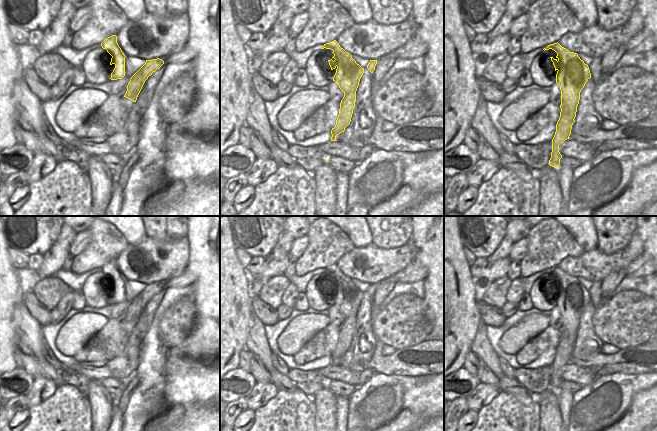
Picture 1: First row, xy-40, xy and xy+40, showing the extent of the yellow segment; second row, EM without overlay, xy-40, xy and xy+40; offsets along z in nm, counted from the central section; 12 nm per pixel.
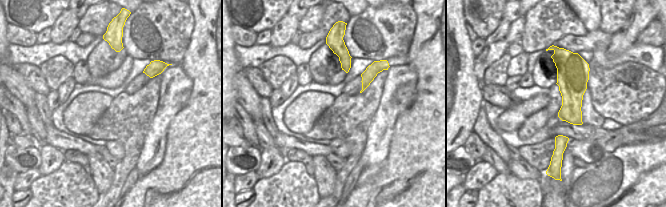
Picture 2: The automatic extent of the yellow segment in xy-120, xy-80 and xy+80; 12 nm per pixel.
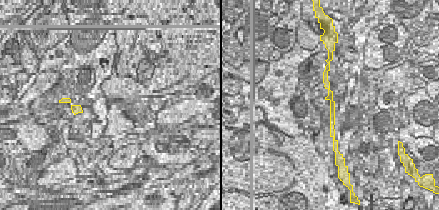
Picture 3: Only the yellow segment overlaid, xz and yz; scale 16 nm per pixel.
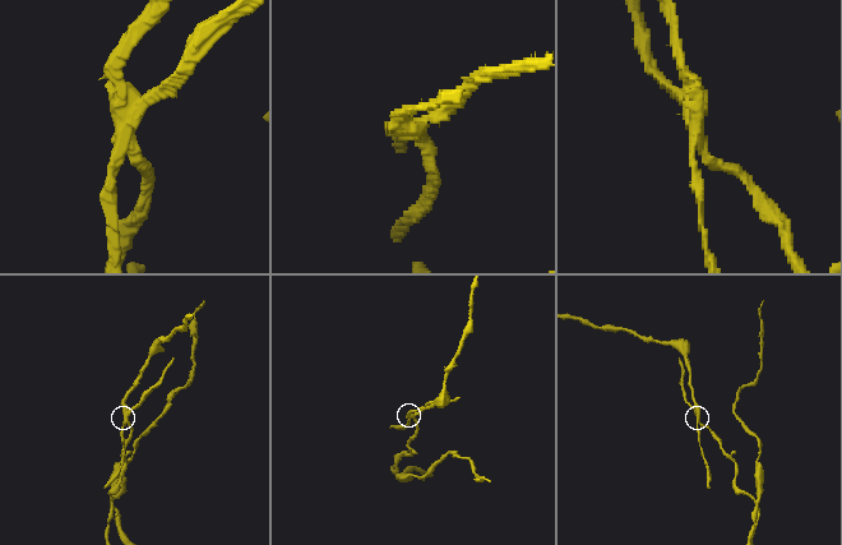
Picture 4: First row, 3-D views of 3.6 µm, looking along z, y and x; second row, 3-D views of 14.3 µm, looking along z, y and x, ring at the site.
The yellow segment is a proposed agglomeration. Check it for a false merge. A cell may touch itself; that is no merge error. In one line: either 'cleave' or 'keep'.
cleave

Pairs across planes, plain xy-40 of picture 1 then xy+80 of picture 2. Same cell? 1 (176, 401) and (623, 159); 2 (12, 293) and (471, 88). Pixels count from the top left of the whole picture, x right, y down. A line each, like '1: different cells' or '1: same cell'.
1: different cells
2: same cell

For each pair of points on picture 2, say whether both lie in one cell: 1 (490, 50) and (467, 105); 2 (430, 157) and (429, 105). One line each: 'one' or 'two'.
1: two
2: one

